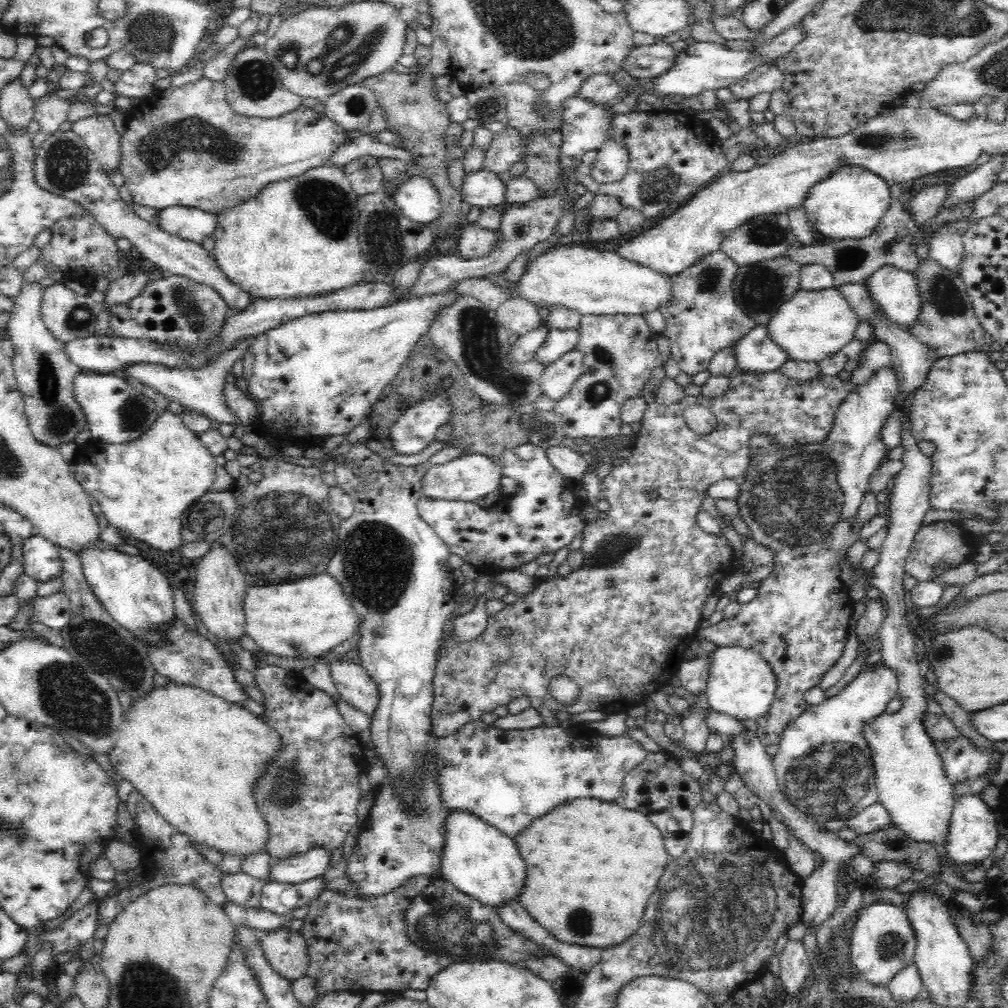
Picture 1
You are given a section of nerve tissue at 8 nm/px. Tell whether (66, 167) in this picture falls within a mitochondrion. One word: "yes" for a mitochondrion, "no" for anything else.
yes

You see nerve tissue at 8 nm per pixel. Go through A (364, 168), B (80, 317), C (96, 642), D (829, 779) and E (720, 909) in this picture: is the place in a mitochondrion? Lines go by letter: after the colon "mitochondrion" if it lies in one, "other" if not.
A: mitochondrion
B: mitochondrion
C: mitochondrion
D: mitochondrion
E: mitochondrion

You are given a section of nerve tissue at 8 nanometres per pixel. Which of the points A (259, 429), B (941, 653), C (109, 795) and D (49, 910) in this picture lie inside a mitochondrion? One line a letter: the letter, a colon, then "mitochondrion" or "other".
A: other
B: other
C: other
D: other

